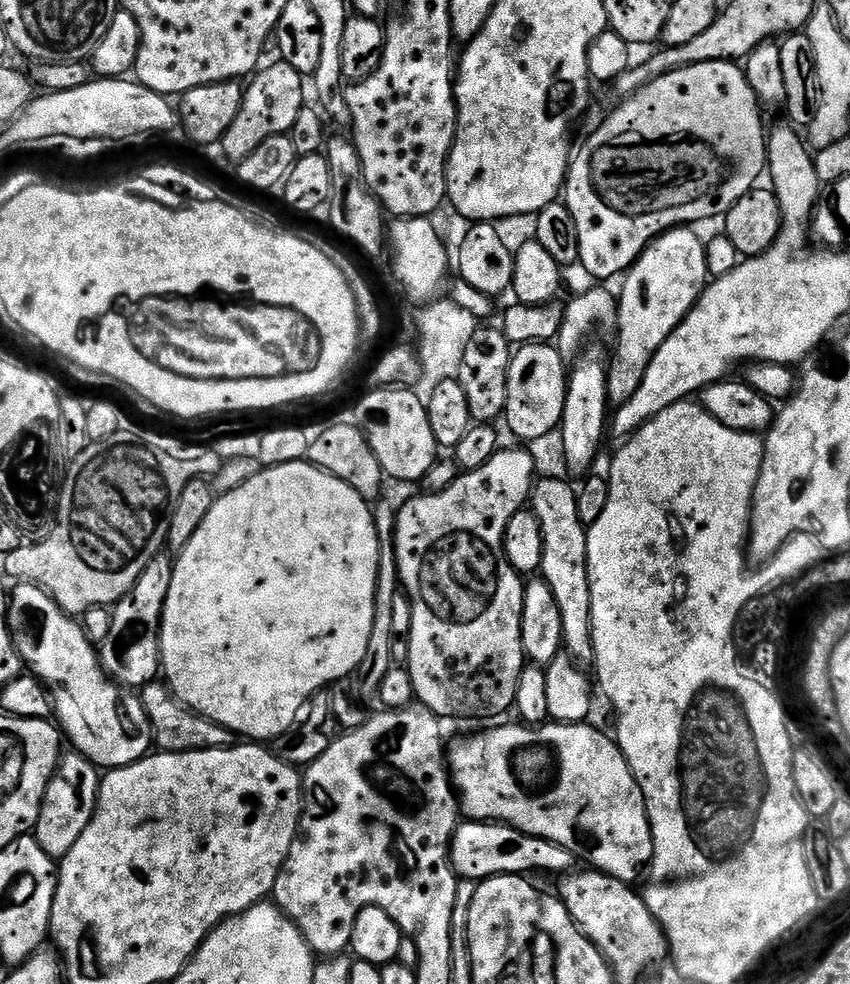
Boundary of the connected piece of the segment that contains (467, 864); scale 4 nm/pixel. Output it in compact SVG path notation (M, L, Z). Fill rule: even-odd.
M468 820L456 825L456 833L452 835L452 867L457 877L482 881L491 876L514 876L532 874L528 872L560 872L568 874L573 871L574 857L562 846L525 832L519 832L509 824Z

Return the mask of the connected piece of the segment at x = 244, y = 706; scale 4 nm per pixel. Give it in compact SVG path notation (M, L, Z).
M304 460L290 462L289 464L279 464L273 468L261 467L258 475L250 478L250 482L242 482L242 486L217 495L214 506L210 506L210 514L206 514L202 526L198 526L198 530L194 530L194 538L190 538L190 542L186 542L186 546L179 549L178 555L175 557L172 565L174 578L170 582L170 594L166 594L164 613L160 619L160 666L163 679L166 681L169 690L172 691L173 696L185 708L189 708L190 711L196 712L199 716L205 716L208 720L213 720L216 724L221 724L223 728L228 728L232 732L235 732L237 737L247 738L252 742L275 741L277 736L281 736L283 732L290 730L290 726L303 713L306 705L317 692L325 691L325 689L337 681L349 679L359 669L360 664L366 658L368 647L370 646L370 630L374 630L374 618L376 617L376 583L378 582L379 565L380 539L376 533L374 508L369 501L360 497L358 490L351 488L342 478L338 478L334 474L330 474L324 471L324 469L316 467L315 464L307 463Z

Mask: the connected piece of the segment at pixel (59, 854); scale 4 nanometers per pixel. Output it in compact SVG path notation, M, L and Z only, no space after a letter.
M65 755L61 759L60 767L52 777L34 829L38 846L42 846L42 850L46 850L46 854L53 858L63 858L70 846L74 846L74 842L82 838L82 830L86 830L90 818L96 812L96 799L100 793L102 776L96 765L90 763L85 756L71 755Z

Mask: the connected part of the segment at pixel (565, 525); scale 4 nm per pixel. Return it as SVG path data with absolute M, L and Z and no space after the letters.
M556 476L537 479L532 486L530 510L540 522L542 530L542 562L539 575L554 590L554 600L562 614L563 651L571 656L577 664L588 666L595 661L594 642L592 641L592 607L590 606L590 578L588 577L588 529L578 518L577 489L571 488L564 480Z

